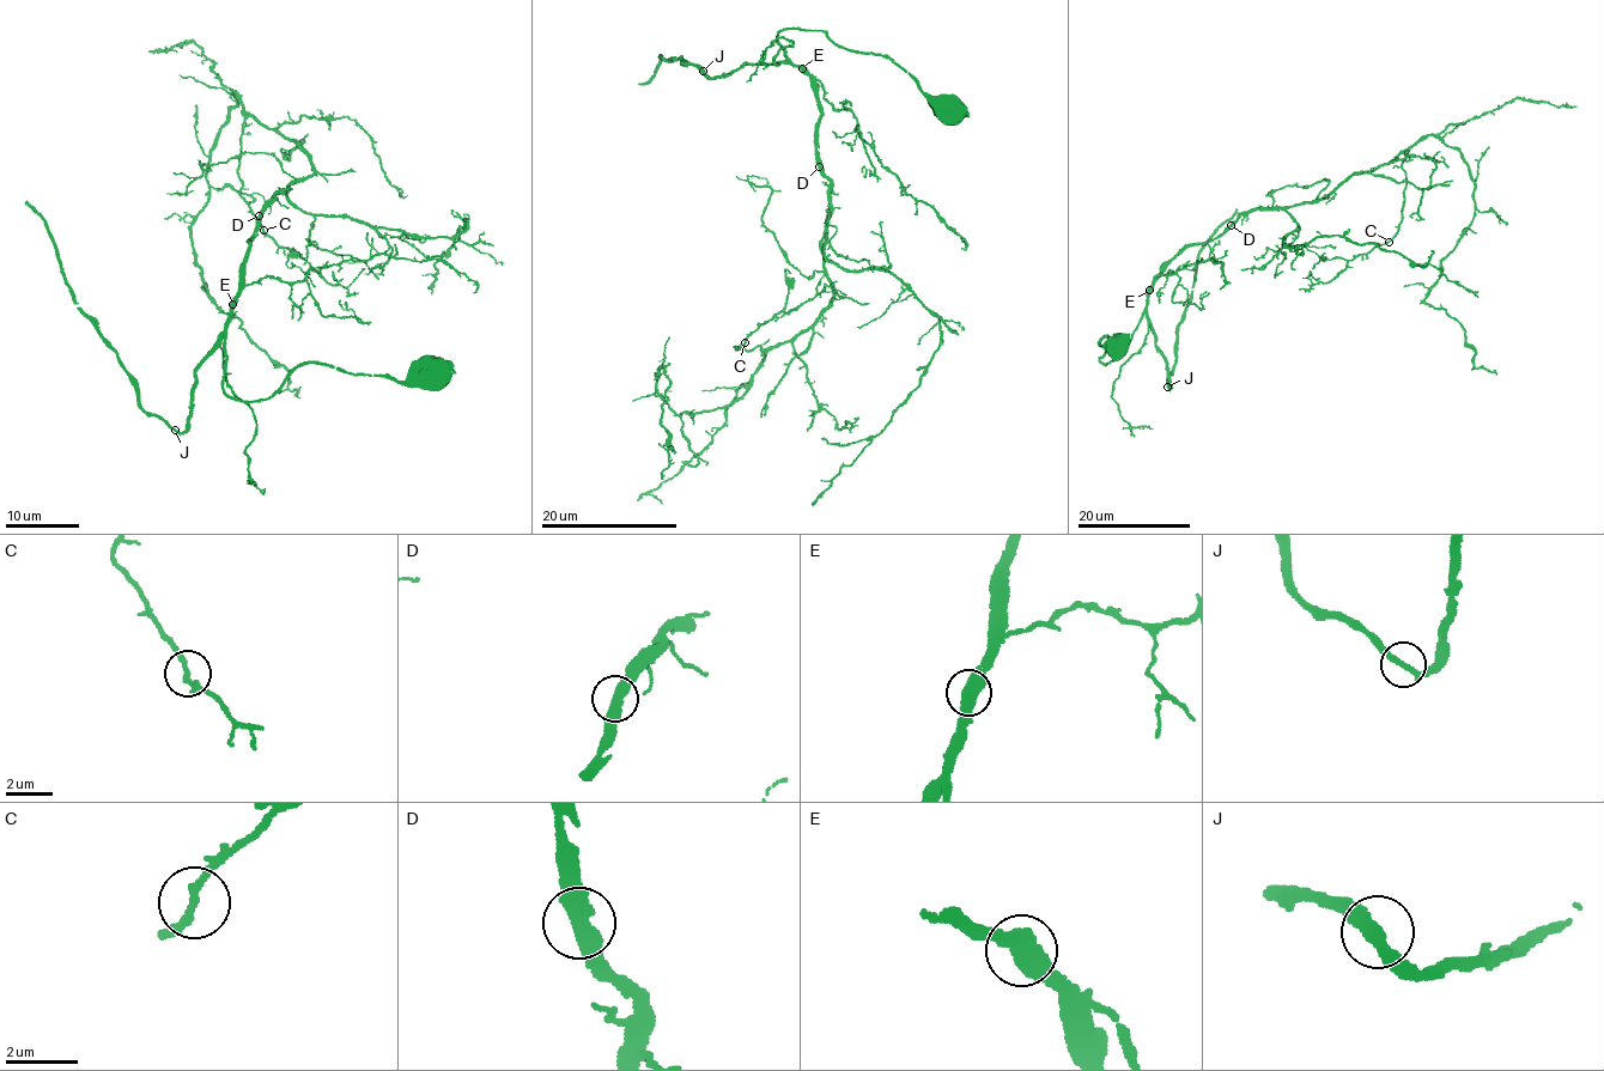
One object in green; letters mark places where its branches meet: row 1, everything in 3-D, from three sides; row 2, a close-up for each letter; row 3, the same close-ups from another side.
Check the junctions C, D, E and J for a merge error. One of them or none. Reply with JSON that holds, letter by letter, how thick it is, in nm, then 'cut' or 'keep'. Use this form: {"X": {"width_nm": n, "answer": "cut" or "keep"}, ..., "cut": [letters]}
{"C": {"width_nm": 180, "answer": "keep"}, "D": {"width_nm": 400, "answer": "keep"}, "E": {"width_nm": 550, "answer": "keep"}, "J": {"width_nm": 280, "answer": "keep"}, "cut": []}

